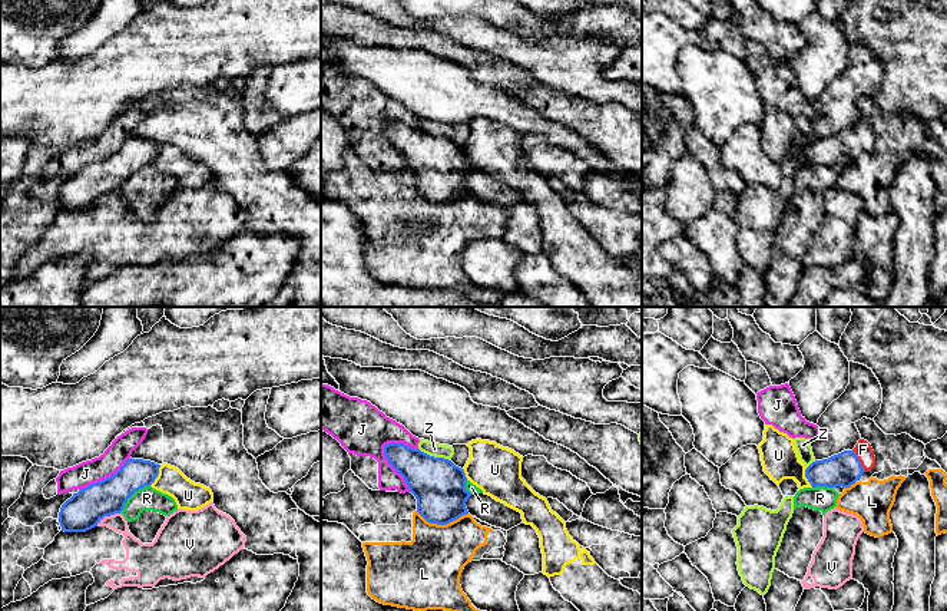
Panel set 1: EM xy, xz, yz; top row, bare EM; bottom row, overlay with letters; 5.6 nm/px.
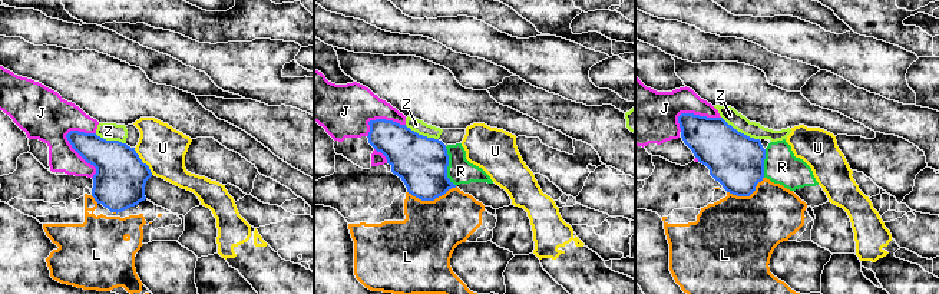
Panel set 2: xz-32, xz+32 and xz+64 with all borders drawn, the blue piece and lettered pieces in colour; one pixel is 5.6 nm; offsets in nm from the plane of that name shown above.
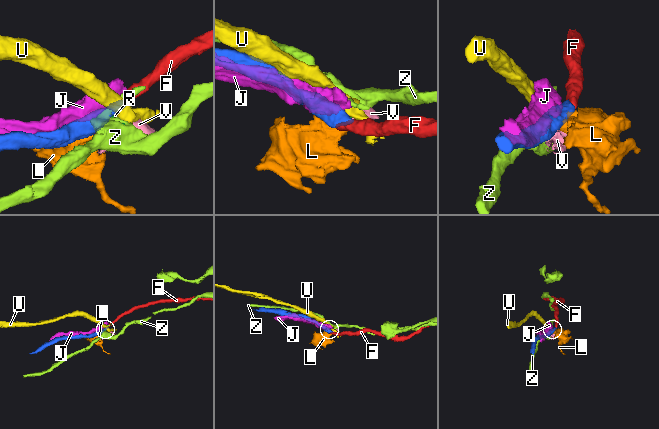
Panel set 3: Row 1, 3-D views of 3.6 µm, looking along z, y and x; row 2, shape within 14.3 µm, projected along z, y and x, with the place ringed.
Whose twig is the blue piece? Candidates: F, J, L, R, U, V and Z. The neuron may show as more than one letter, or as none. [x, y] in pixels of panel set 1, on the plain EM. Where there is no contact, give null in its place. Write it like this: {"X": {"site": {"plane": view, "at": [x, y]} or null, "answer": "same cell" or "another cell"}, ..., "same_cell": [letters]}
{"F": {"site": {"plane": "yz", "at": [858, 139]}, "answer": "same cell"}, "J": {"site": {"plane": "xz", "at": [391, 144]}, "answer": "another cell"}, "L": {"site": {"plane": "xz", "at": [441, 202]}, "answer": "another cell"}, "R": {"site": {"plane": "xy", "at": [132, 172]}, "answer": "another cell"}, "U": {"site": {"plane": "xy", "at": [158, 152]}, "answer": "another cell"}, "V": {"site": {"plane": "xy", "at": [108, 194]}, "answer": "another cell"}, "Z": {"site": {"plane": "xz", "at": [433, 135]}, "answer": "another cell"}, "same_cell": ["F"]}

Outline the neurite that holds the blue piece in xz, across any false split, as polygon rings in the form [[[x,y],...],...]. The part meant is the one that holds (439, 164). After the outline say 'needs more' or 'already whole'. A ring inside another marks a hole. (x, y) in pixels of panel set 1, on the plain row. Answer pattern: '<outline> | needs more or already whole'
[[[388,122],[384,125],[388,142],[404,156],[410,171],[417,178],[417,191],[430,202],[447,204],[463,194],[467,194],[467,178],[471,172],[466,168],[466,152],[451,139],[430,135],[420,128],[404,122]]] | already whole

